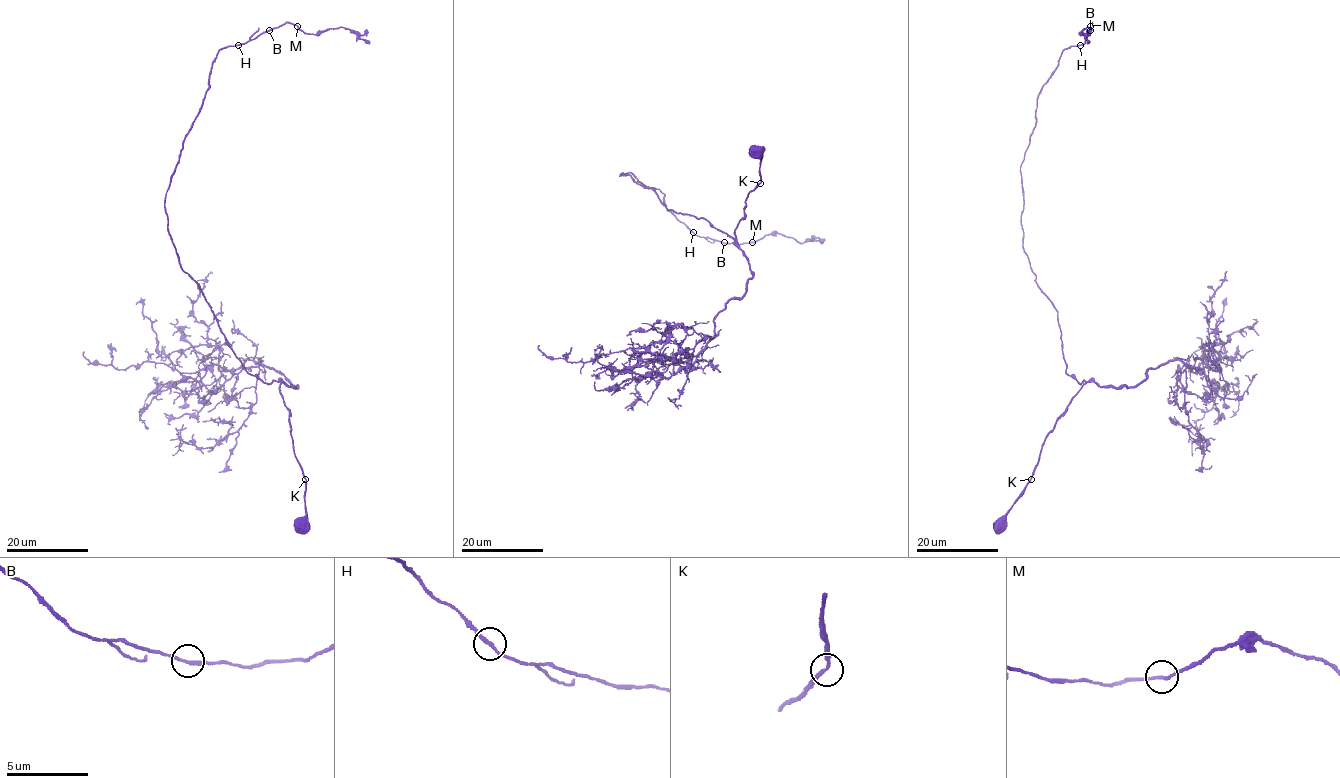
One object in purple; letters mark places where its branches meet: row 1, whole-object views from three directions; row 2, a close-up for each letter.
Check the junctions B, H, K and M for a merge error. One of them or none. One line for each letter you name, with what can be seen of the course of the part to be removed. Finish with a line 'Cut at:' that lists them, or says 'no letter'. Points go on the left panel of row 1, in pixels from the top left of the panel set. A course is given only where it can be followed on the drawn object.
Cut at: no letter

